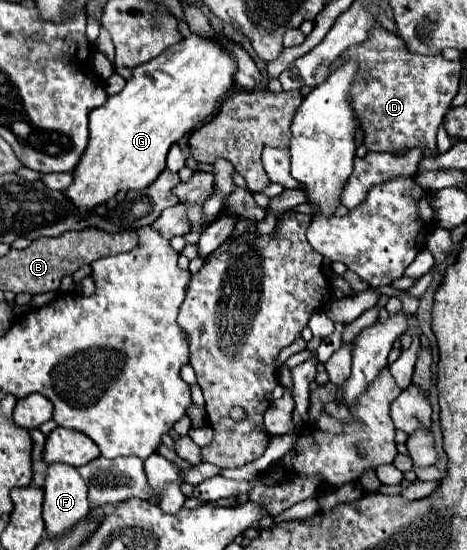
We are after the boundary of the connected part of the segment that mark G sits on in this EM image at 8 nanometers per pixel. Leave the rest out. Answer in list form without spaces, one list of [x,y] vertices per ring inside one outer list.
[[[190,35],[176,45],[170,45],[148,63],[134,67],[132,77],[126,81],[124,89],[108,97],[104,107],[96,107],[88,115],[88,147],[84,151],[84,157],[72,171],[72,185],[62,191],[80,211],[80,217],[84,219],[86,215],[90,215],[98,205],[112,199],[118,191],[138,191],[150,185],[164,171],[168,149],[178,143],[190,129],[202,125],[218,111],[218,105],[228,95],[234,83],[234,73],[236,63],[230,59],[230,55],[218,43],[202,39],[198,35]]]

